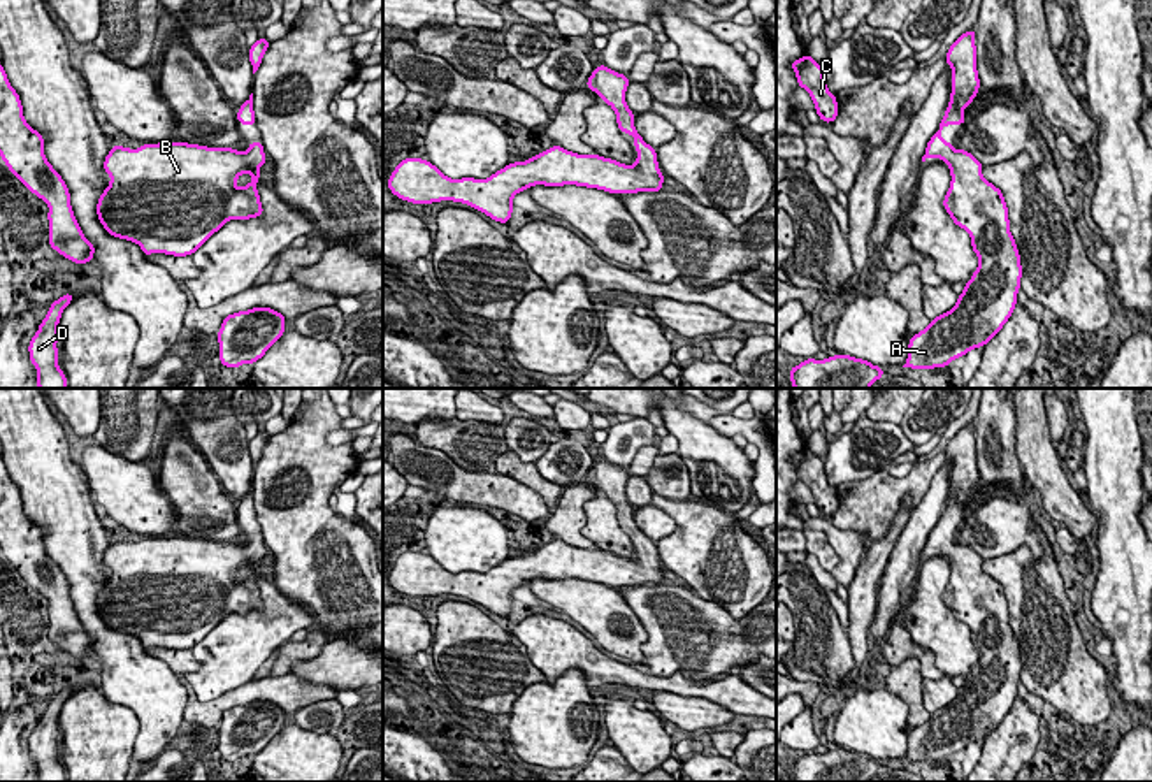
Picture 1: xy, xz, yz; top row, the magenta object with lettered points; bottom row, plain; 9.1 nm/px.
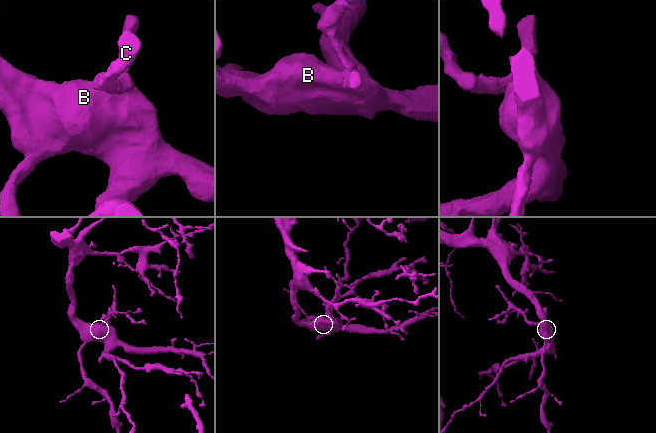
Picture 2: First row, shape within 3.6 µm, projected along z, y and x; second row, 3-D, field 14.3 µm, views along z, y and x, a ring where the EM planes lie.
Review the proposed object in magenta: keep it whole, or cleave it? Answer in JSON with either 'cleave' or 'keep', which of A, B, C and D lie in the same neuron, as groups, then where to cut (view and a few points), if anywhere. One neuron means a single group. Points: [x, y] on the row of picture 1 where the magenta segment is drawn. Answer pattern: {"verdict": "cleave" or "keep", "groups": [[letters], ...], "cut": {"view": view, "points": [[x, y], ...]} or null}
{"verdict": "keep", "groups": [["A", "B", "C", "D"]], "cut": null}

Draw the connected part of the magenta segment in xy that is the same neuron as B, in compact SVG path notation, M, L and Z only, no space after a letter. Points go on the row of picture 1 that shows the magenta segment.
M172 141L139 149L114 144L104 160L111 183L97 202L98 220L107 234L137 243L146 257L193 255L227 221L263 214L256 190L258 170L267 162L263 151L262 142L249 142L246 151Z

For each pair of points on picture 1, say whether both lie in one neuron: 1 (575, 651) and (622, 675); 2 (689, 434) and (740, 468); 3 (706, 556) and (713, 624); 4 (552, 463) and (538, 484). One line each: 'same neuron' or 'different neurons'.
1: same neuron
2: same neuron
3: different neurons
4: different neurons

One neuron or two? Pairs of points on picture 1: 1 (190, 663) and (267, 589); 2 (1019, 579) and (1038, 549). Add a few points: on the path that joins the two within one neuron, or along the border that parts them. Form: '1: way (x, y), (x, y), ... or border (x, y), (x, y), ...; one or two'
1: border (190, 649), (199, 668), (183, 675); two
2: border (1051, 554), (1036, 557), (1021, 545), (994, 557); two

